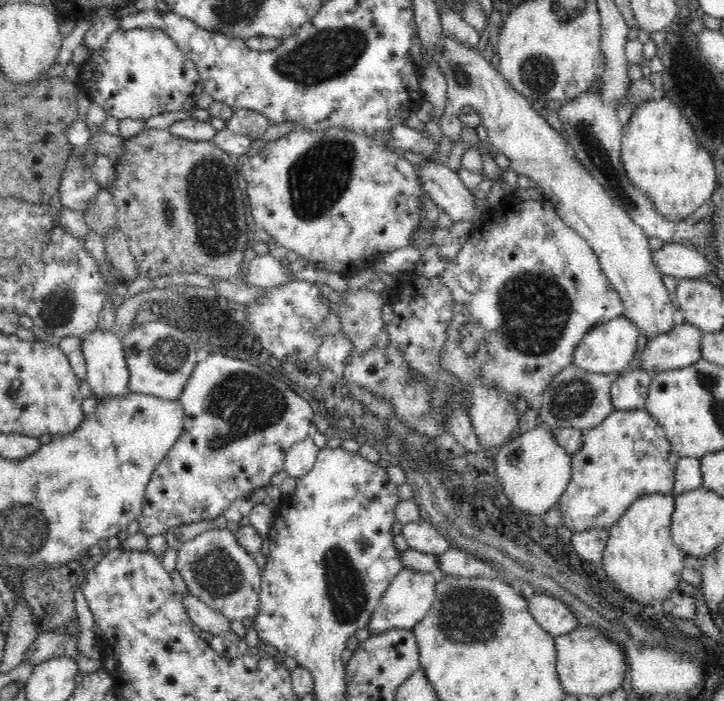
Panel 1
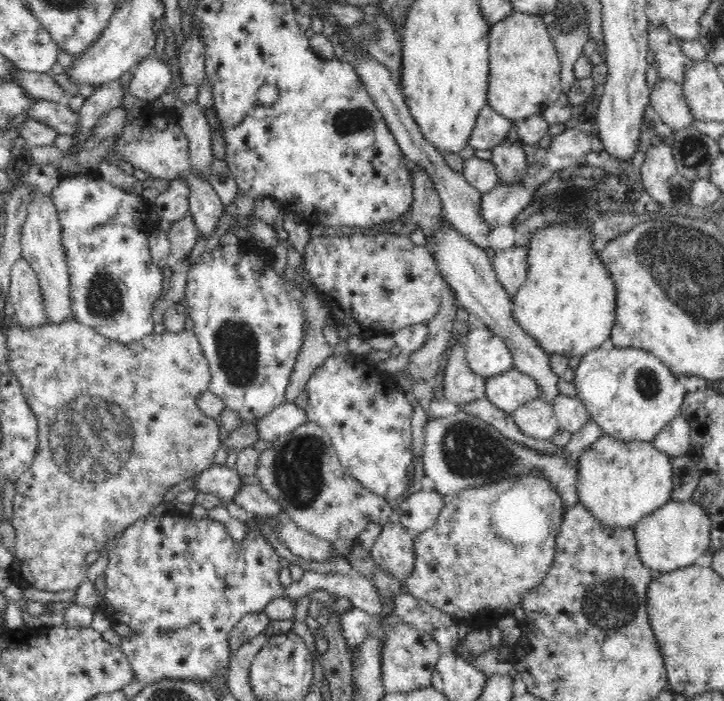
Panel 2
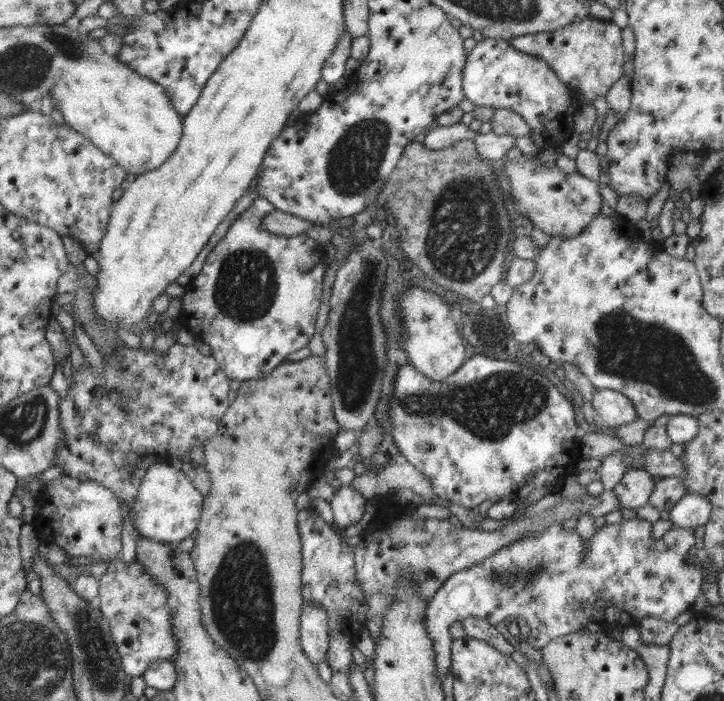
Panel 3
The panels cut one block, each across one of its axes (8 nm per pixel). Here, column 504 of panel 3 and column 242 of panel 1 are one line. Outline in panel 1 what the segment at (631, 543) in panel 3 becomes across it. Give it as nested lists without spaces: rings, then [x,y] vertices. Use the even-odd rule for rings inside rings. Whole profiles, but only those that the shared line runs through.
[[[228,528],[212,529],[202,532],[194,539],[183,542],[178,549],[175,570],[182,575],[184,582],[187,584],[187,589],[198,600],[221,612],[231,621],[243,620],[251,630],[250,624],[253,624],[253,618],[260,610],[261,574],[252,555],[242,547],[242,544],[236,538],[236,533],[228,530]]]

